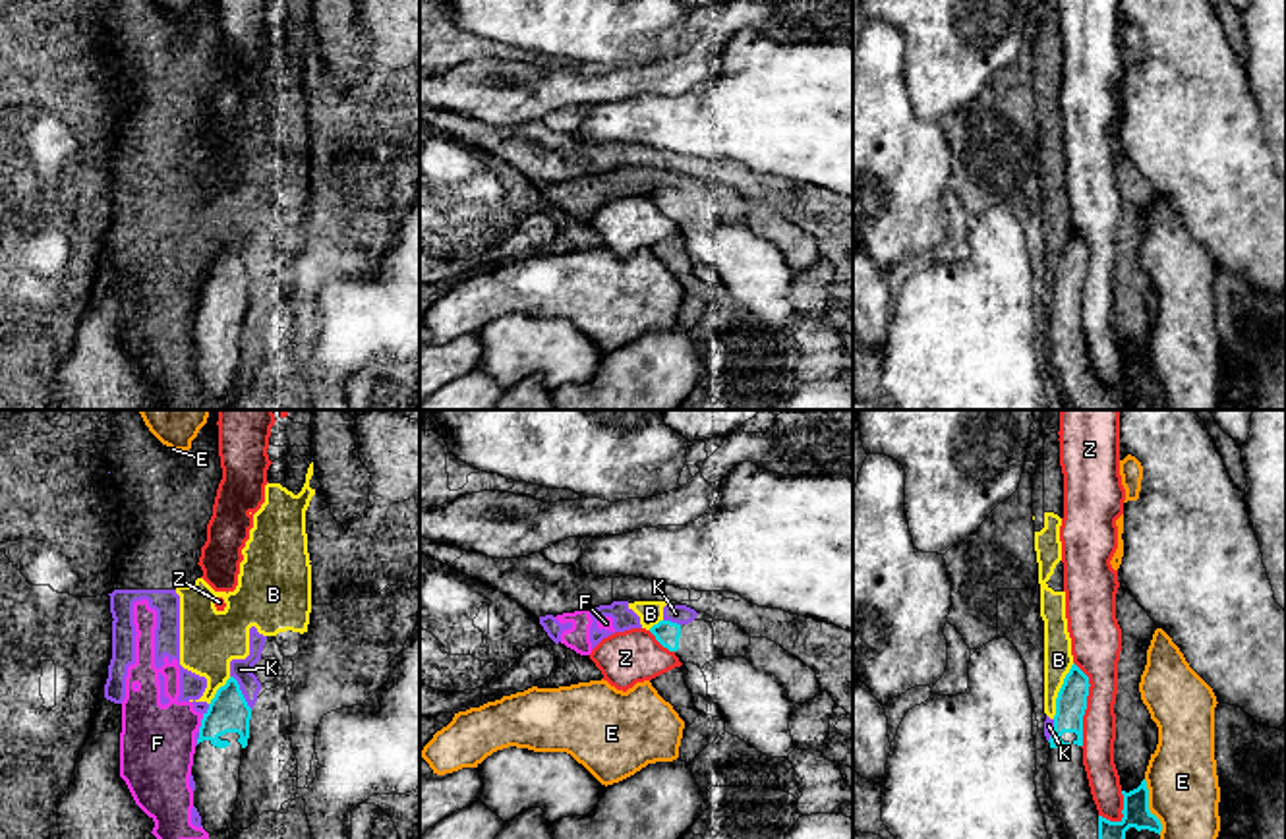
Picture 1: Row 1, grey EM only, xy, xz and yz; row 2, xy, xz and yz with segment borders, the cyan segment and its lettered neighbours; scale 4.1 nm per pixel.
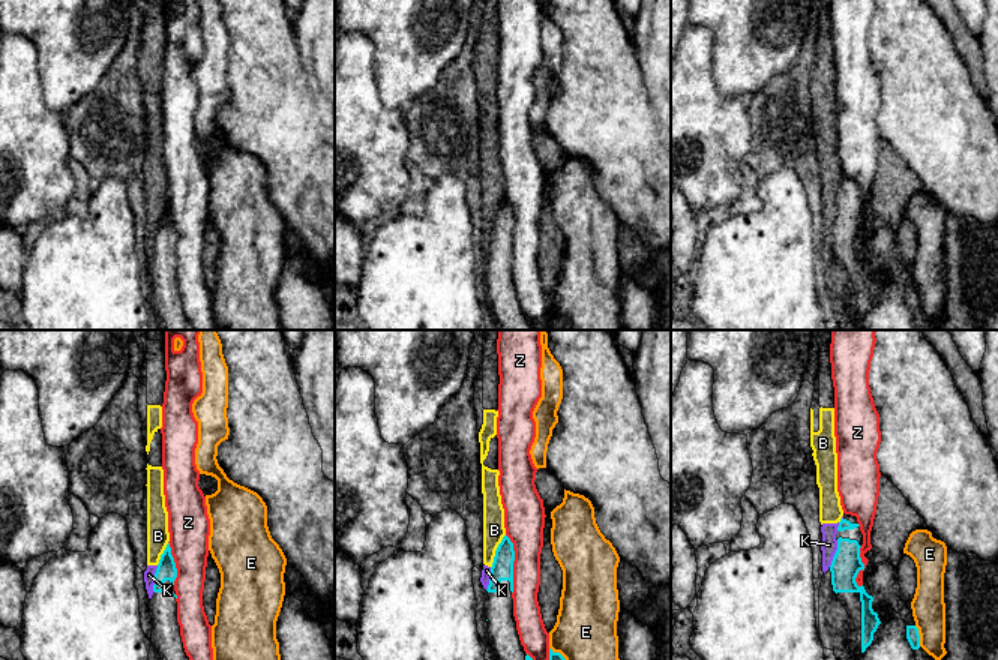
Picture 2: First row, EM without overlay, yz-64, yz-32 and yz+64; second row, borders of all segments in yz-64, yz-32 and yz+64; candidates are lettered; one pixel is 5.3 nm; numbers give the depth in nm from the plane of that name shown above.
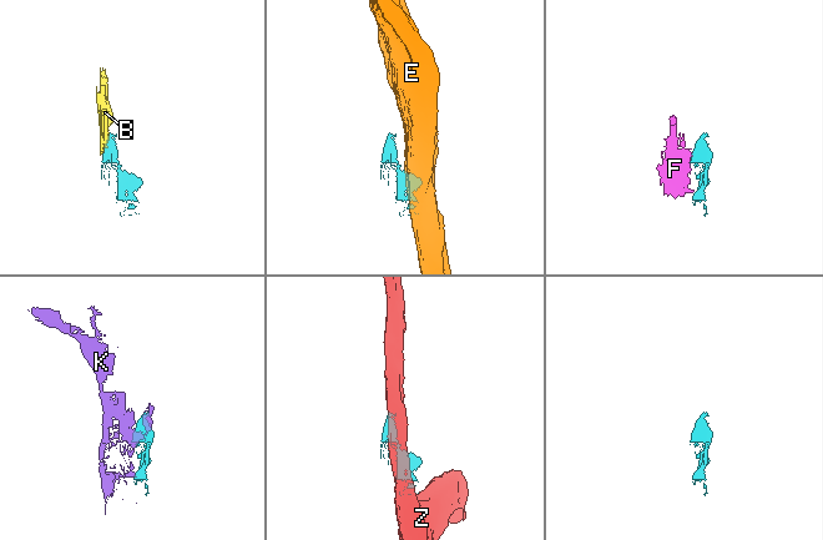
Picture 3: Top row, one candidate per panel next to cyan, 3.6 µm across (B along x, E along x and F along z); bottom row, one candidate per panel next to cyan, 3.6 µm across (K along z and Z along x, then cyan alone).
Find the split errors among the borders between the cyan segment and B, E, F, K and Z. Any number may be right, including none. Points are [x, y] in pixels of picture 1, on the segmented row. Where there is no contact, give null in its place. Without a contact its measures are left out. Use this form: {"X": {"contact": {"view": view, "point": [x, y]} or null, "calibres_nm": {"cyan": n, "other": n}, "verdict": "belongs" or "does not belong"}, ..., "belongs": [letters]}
{"B": {"contact": {"view": "yz", "point": [1060, 691]}, "calibres_nm": {"cyan": 130, "other": 120}, "verdict": "does not belong"}, "E": {"contact": {"view": "yz", "point": [1147, 807]}, "calibres_nm": {"cyan": 110, "other": 300}, "verdict": "does not belong"}, "F": {"contact": {"view": "xy", "point": [202, 723]}, "calibres_nm": {"cyan": 170, "other": 320}, "verdict": "does not belong"}, "K": {"contact": {"view": "xy", "point": [240, 693]}, "calibres_nm": {"cyan": 170, "other": 90}, "verdict": "does not belong"}, "Z": {"contact": {"view": "yz", "point": [1085, 704]}, "calibres_nm": {"cyan": 130, "other": 200}, "verdict": "does not belong"}, "belongs": []}

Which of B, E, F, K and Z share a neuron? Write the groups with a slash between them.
B F K / E / Z

